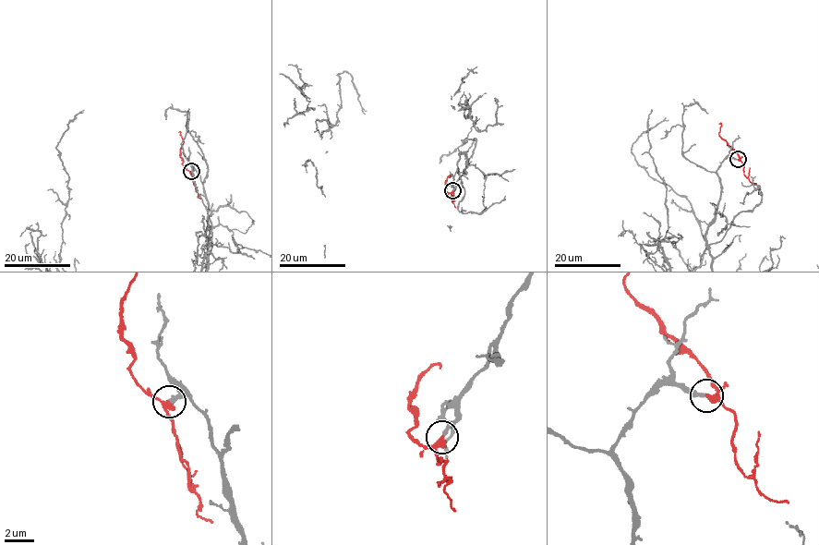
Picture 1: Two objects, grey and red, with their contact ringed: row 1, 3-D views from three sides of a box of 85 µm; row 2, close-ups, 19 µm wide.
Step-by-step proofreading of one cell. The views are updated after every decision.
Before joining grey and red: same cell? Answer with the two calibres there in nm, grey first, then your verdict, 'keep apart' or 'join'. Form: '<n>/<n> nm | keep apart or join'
280/280 nm | join

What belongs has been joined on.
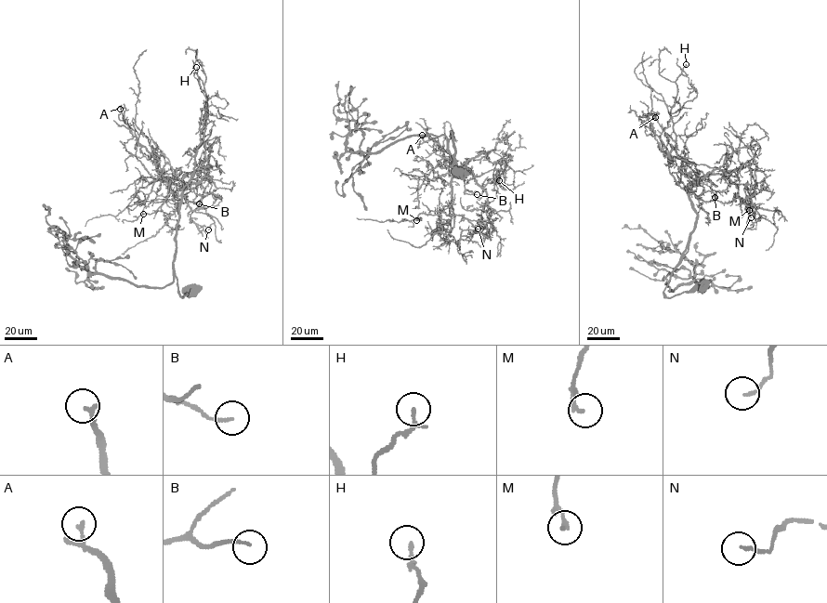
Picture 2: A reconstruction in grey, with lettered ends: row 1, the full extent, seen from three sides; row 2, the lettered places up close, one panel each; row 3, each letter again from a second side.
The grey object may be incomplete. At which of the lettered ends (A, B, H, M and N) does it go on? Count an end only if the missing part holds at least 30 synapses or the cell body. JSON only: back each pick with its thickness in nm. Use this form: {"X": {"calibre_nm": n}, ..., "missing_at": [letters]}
{"missing_at": []}

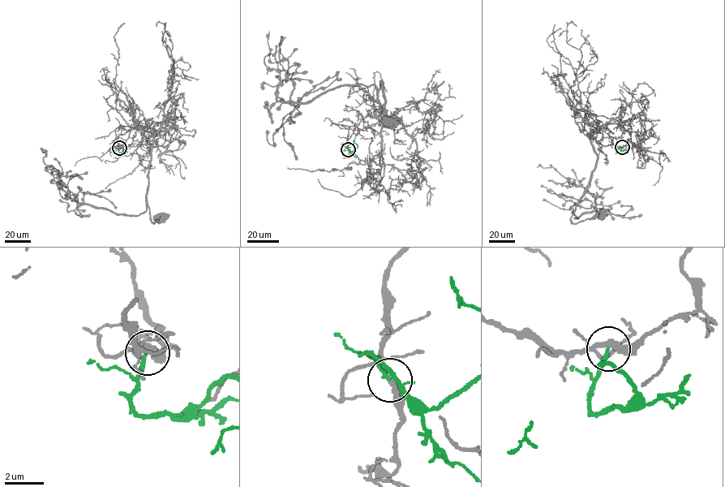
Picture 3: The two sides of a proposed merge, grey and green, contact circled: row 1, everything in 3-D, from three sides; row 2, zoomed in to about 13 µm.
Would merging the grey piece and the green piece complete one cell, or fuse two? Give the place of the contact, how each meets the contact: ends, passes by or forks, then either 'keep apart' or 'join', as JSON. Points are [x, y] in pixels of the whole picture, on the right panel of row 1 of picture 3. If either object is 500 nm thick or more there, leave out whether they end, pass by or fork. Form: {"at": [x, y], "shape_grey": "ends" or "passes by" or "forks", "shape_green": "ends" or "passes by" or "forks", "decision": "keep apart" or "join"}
{"at": [622, 147], "shape_grey": "forks", "shape_green": "ends", "decision": "keep apart"}

